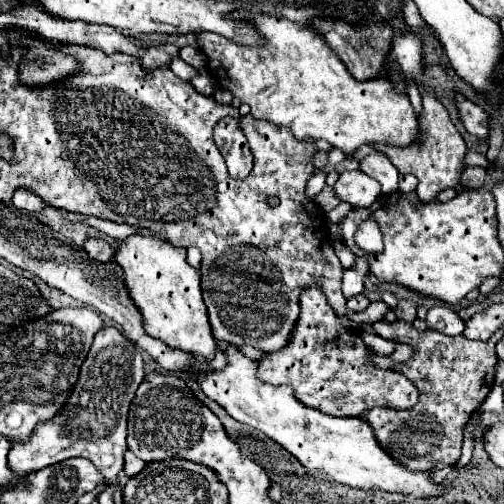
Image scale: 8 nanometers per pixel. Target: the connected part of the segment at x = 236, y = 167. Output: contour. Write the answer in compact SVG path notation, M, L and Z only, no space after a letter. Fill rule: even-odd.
M225 117L215 127L215 143L225 159L229 175L233 179L243 179L251 173L253 156L248 141L239 129L239 123Z

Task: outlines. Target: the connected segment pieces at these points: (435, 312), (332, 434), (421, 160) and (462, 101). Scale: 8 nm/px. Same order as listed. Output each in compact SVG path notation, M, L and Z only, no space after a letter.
M447 305L431 307L425 321L427 321L429 329L441 331L441 333L451 335L451 337L461 335L465 329L465 321L457 315L457 311L453 307L447 307Z
M219 343L219 347L227 353L229 363L223 371L199 375L199 387L203 393L217 401L239 423L259 429L269 439L285 447L307 471L323 471L337 483L363 491L381 489L387 493L411 495L415 499L433 499L447 493L443 483L433 481L431 471L411 471L403 467L391 453L387 453L387 449L379 445L371 423L363 417L335 419L317 413L315 409L307 409L295 399L291 387L275 387L259 381L255 377L257 363L243 357L237 347L223 343Z
M423 93L423 111L419 115L419 127L421 127L421 141L419 145L411 145L407 149L391 147L391 145L375 145L375 149L383 151L391 163L399 169L399 173L413 173L419 179L419 185L415 189L421 203L435 201L441 191L447 187L459 189L461 187L461 175L467 169L465 155L467 145L455 125L449 119L447 109L429 93Z
M457 95L457 107L459 107L461 121L463 121L465 129L479 139L487 139L489 137L491 115L483 107L479 107L473 101L469 101L465 97L459 97L459 95Z

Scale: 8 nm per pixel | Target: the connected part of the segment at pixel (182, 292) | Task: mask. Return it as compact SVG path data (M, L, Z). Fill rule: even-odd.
M131 235L115 249L115 261L125 271L127 289L145 317L147 333L165 341L169 347L197 353L205 361L211 361L217 351L217 339L213 337L207 307L201 297L199 269L187 263L187 251L157 237Z

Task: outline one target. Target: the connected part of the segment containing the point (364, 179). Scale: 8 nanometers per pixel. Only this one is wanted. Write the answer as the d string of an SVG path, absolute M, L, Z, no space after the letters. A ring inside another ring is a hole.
M345 171L335 183L335 193L341 201L357 207L371 207L373 201L381 195L381 185L367 177L363 171Z

